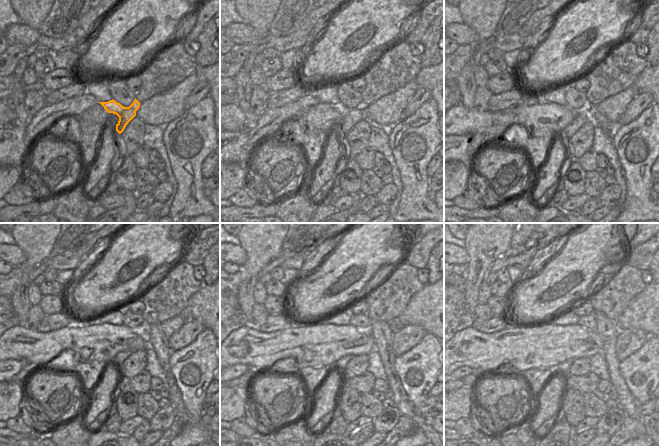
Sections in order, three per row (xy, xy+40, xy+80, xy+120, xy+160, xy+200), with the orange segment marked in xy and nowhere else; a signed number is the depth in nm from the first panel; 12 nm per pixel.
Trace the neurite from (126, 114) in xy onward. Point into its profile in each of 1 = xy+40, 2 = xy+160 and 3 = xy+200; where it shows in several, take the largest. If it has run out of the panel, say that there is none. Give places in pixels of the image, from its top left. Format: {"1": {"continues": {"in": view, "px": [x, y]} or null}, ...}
{"1": {"continues": {"in": "xy+40", "px": [351, 116]}}, "2": {"continues": {"in": "xy+160", "px": [382, 333]}}, "3": {"continues": {"in": "xy+200", "px": [606, 328]}}}

